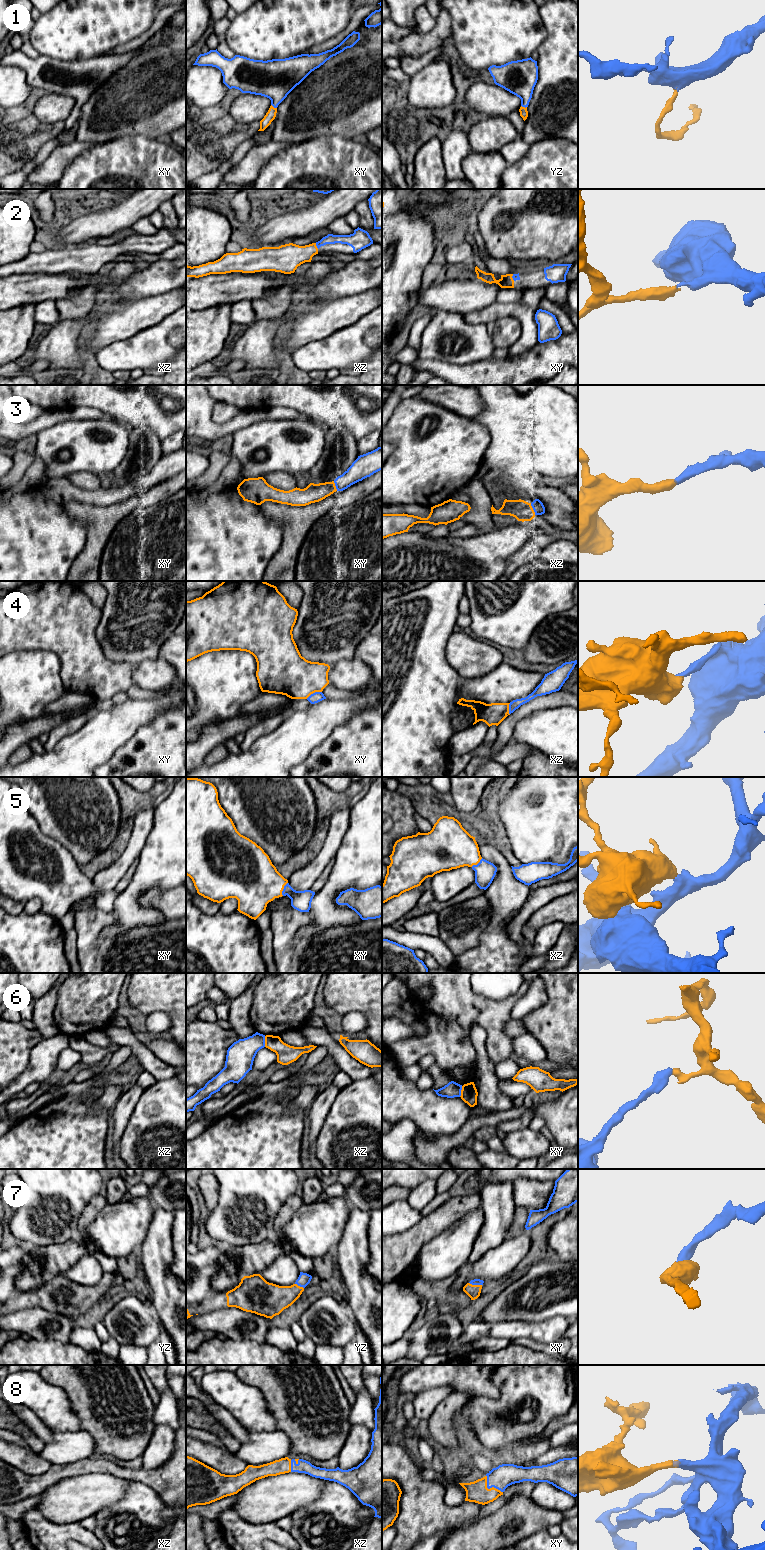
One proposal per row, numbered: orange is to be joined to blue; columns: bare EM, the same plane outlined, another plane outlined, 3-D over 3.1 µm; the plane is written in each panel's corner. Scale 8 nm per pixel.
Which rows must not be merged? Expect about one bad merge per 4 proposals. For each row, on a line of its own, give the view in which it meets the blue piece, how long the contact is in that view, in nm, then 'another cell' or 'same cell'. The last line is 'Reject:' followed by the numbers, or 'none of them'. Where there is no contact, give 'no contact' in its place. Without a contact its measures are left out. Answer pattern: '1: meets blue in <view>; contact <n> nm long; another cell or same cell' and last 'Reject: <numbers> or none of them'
1: meets blue in xy; contact 60 nm long; same cell
2: meets blue in xz; contact 50 nm long; same cell
3: meets blue in xz; contact 100 nm long; same cell
4: meets blue in xy; contact 140 nm long; another cell
5: meets blue in xy; contact 120 nm long; same cell
6: meets blue in xz; contact 90 nm long; another cell
7: meets blue in xy; contact 110 nm long; same cell
8: meets blue in xy; contact 190 nm long; same cell
Reject: 4, 6

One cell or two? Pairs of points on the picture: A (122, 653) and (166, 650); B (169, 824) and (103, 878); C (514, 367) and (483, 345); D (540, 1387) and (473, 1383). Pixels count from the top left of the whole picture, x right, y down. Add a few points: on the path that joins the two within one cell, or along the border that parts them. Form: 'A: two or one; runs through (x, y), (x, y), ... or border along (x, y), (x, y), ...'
A: two; border along (174, 632), (162, 644), (157, 656)
B: two; border along (153, 821), (153, 827), (147, 842), (138, 856)
C: two; border along (491, 357), (468, 364)
D: two; border along (492, 1375), (491, 1381), (499, 1396), (473, 1397)

